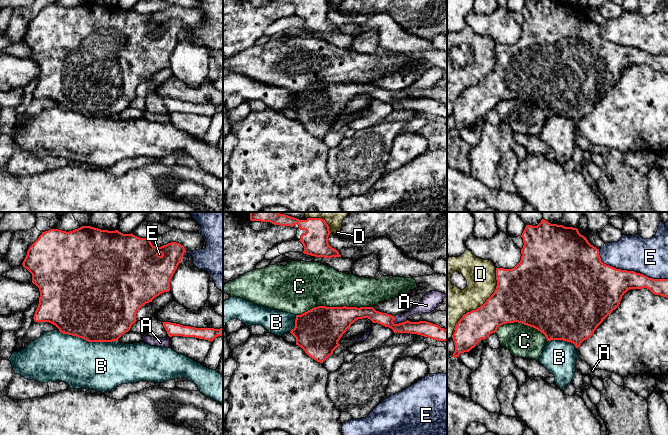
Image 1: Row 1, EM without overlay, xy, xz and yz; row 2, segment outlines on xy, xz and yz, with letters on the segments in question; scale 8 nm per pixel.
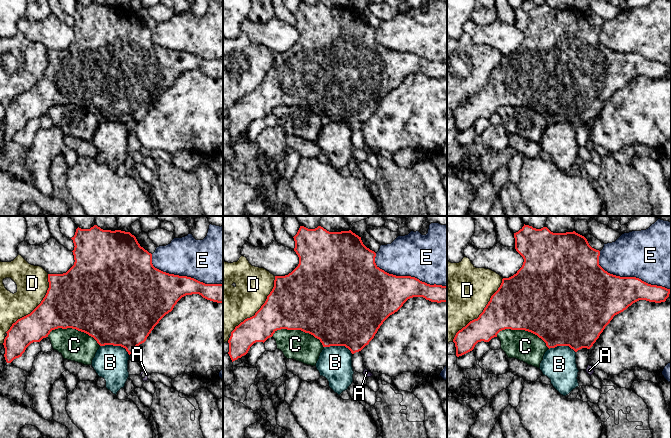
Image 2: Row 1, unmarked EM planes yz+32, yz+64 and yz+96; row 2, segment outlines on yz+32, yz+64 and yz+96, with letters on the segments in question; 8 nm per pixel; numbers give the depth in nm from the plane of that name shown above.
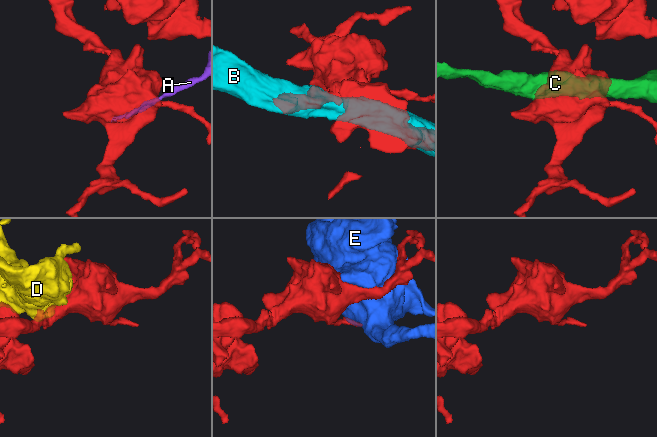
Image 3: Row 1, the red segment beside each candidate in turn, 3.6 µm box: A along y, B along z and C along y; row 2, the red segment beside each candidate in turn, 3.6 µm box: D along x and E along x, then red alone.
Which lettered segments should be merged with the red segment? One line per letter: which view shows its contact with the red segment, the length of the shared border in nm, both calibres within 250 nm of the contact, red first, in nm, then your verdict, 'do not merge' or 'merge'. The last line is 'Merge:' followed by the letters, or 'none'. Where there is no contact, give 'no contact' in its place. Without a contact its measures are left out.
A: contact in xz; length 130 nm; calibres 120 and 110 nm; do not merge
B: contact in xy; length 480 nm; calibres 500 and 400 nm; do not merge
C: contact in xz; length 600 nm; calibres 360 and 360 nm; do not merge
D: contact in yz; length 600 nm; calibres 360 and 240 nm; do not merge
E: contact in yz; length 600 nm; calibres 360 and 300 nm; do not merge
Merge: none

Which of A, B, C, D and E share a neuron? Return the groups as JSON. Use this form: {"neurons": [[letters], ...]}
{"neurons": [["A"], ["B"], ["C"], ["D"], ["E"]]}

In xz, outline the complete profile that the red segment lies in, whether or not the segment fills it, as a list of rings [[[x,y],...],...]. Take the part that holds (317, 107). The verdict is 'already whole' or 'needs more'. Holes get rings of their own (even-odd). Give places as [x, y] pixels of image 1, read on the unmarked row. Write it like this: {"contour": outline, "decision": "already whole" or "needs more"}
{"contour": [[[314,83],[296,91],[295,103],[290,109],[296,114],[296,121],[309,133],[323,139],[340,121],[338,117],[347,105],[356,96],[363,94],[389,103],[394,109],[417,110],[437,117],[447,117],[447,105],[427,97],[407,96],[395,100],[394,92],[376,87],[373,83]]], "decision": "already whole"}

